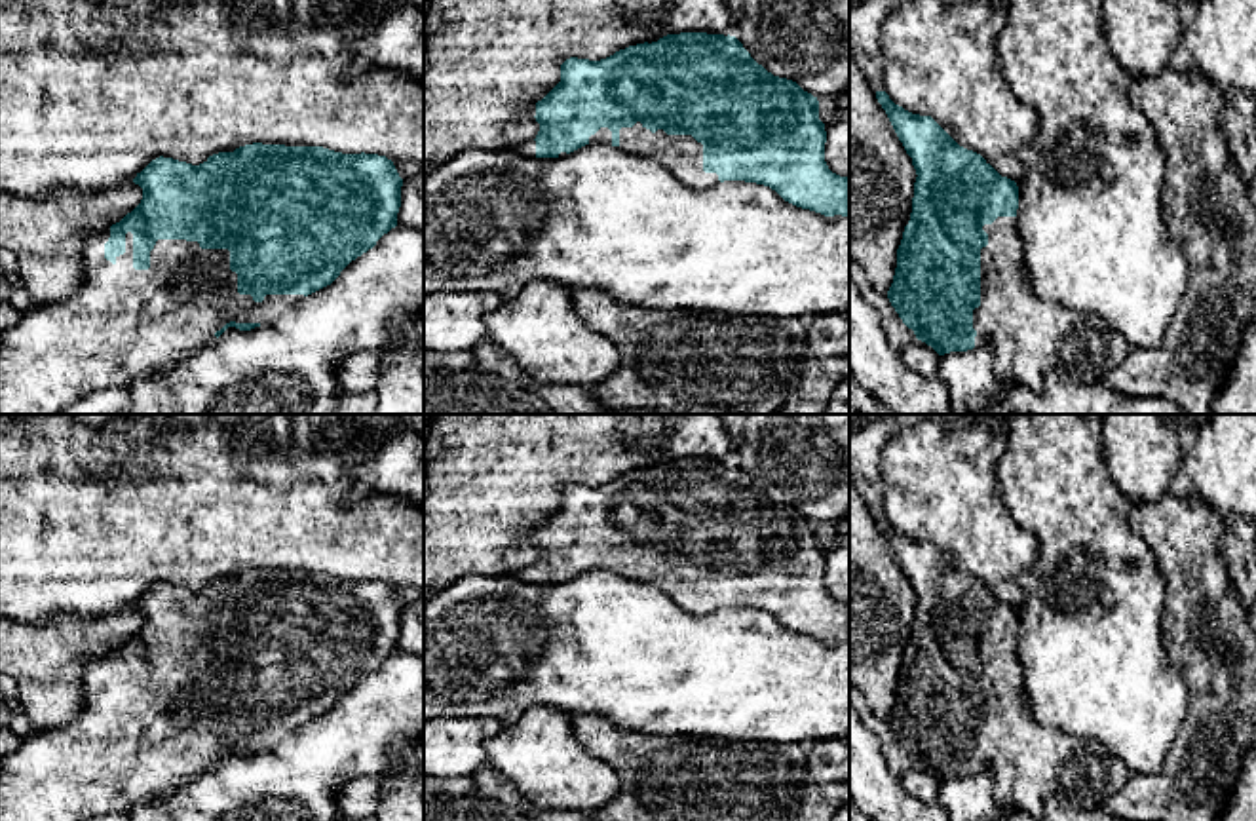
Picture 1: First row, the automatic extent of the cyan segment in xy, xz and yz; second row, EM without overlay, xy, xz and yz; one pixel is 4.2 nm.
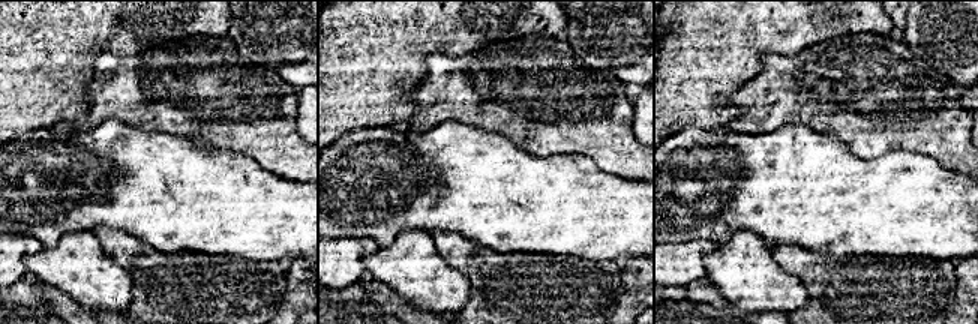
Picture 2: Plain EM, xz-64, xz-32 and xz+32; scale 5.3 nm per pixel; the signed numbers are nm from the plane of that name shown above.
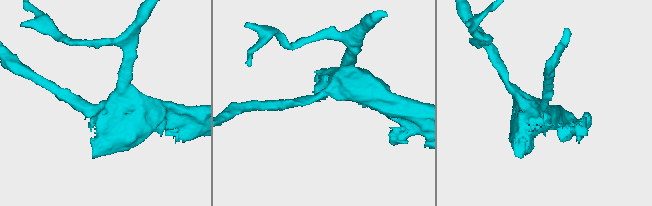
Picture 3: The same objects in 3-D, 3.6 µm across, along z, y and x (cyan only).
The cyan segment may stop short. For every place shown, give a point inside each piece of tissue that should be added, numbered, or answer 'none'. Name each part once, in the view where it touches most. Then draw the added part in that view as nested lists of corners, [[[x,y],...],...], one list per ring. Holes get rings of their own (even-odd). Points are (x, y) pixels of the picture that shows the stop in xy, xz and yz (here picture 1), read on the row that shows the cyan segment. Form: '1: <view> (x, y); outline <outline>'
1: xy (120, 325); outline [[[105,230],[87,239],[82,253],[84,281],[70,296],[32,302],[15,325],[0,333],[0,414],[61,414],[93,391],[162,378],[213,346],[215,333],[226,323],[272,325],[304,298],[304,295],[266,295],[262,302],[255,302],[251,295],[239,295],[228,249],[201,249],[198,241],[186,239],[158,239],[150,251],[150,268],[135,270],[133,234],[125,234],[125,253],[116,257],[114,264],[105,258],[108,238],[110,230]]]

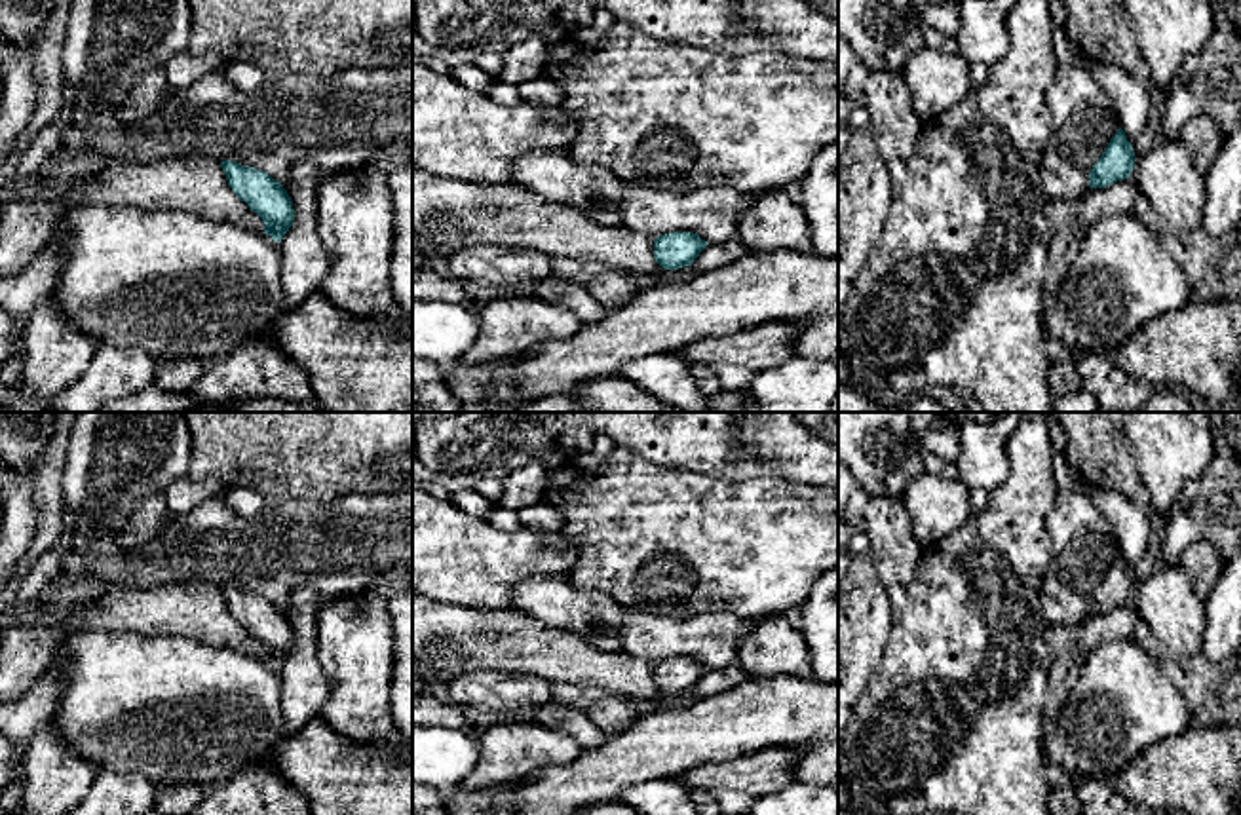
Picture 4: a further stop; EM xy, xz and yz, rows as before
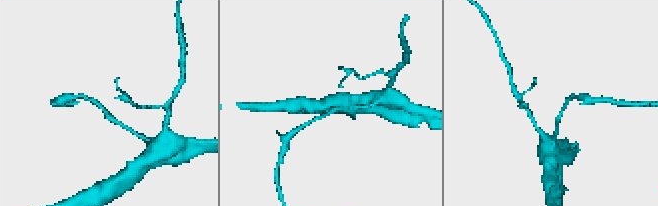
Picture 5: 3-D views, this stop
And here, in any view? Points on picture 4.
none

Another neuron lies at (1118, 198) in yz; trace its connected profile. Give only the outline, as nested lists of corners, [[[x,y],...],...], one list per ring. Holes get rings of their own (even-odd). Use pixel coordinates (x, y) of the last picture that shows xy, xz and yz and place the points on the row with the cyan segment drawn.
[[[1131,179],[1117,180],[1106,188],[1089,188],[1076,201],[1079,222],[1089,228],[1108,217],[1131,215],[1136,194],[1138,190]]]

